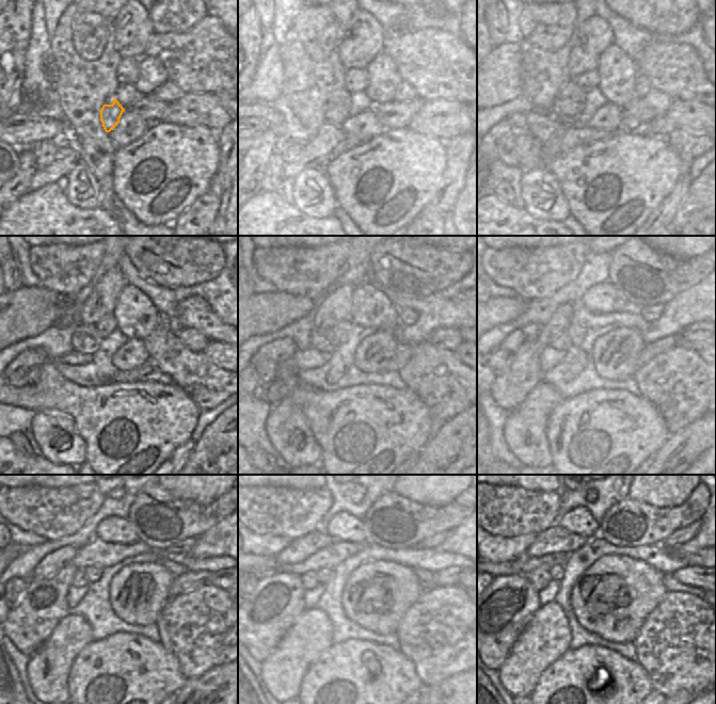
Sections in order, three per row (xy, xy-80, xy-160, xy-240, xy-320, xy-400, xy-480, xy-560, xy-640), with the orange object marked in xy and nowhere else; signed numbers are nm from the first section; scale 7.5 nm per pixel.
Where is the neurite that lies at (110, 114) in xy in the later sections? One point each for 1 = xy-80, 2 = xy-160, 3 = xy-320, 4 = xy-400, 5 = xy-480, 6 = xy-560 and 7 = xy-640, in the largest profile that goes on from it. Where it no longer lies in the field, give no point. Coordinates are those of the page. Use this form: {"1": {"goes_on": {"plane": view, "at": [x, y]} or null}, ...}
{"1": {"goes_on": {"plane": "xy-80", "at": [337, 108]}}, "2": {"goes_on": {"plane": "xy-160", "at": [570, 100]}}, "3": {"goes_on": {"plane": "xy-320", "at": [321, 340]}}, "4": {"goes_on": {"plane": "xy-400", "at": [561, 341]}}, "5": {"goes_on": {"plane": "xy-480", "at": [79, 580]}}, "6": {"goes_on": {"plane": "xy-560", "at": [308, 579]}}, "7": {"goes_on": {"plane": "xy-640", "at": [539, 578]}}}

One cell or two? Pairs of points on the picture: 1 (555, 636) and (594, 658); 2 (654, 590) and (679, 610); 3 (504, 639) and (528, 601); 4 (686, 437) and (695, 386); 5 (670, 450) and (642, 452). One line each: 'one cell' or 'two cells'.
1: two cells
2: two cells
3: one cell
4: two cells
5: two cells

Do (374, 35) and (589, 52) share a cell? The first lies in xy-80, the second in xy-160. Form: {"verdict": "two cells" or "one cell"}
{"verdict": "one cell"}

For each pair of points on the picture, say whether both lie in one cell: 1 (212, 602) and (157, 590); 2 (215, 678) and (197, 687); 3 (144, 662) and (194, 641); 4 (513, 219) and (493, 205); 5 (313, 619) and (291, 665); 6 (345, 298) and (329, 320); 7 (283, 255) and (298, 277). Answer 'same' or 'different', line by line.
1: different
2: same
3: different
4: same
5: same
6: same
7: same

